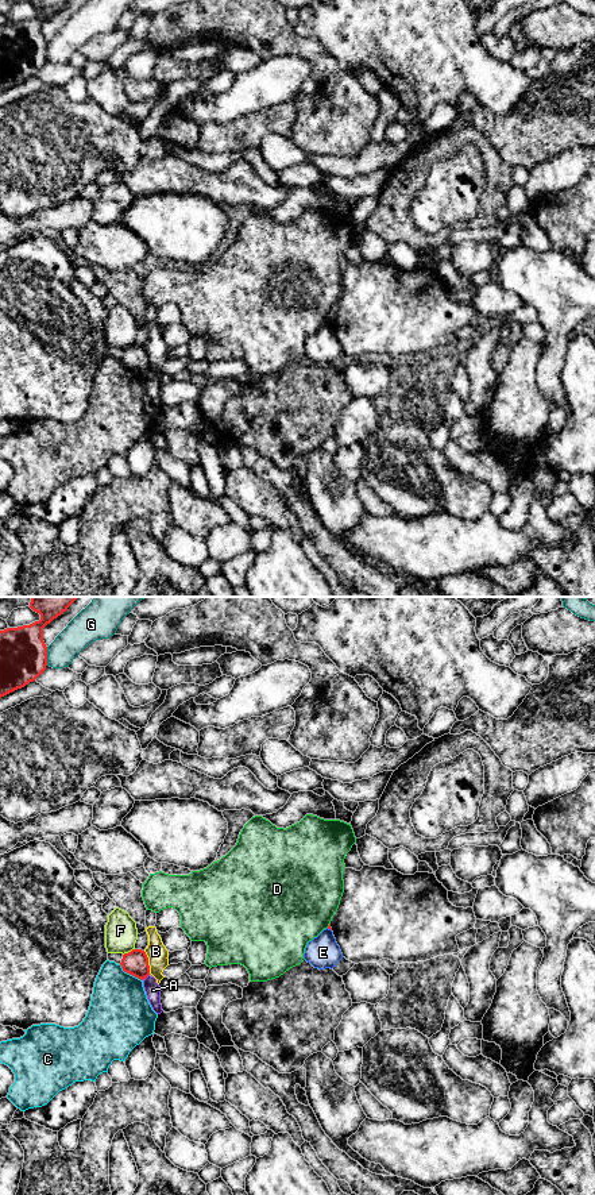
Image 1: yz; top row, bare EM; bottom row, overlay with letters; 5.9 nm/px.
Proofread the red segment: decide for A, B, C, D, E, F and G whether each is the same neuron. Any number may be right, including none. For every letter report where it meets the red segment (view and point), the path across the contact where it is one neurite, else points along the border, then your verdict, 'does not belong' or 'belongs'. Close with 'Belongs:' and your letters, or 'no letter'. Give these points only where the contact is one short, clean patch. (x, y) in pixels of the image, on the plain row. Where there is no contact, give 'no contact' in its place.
A: yz (145, 373) | along yz (149, 369), (142, 374) | does not belong
B: yz (147, 357) | along yz (143, 346), (150, 367) | does not belong
C: yz (130, 369) | does not belong
D: yz (329, 320) | does not belong
E: yz (329, 323) | does not belong
F: yz (128, 347) | does not belong
G: yz (46, 51) | does not belong
Belongs: no letter

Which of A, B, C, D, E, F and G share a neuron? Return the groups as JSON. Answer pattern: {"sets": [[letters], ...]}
{"sets": [["A"], ["B"], ["C"], ["D"], ["E"], ["F"], ["G"]]}

